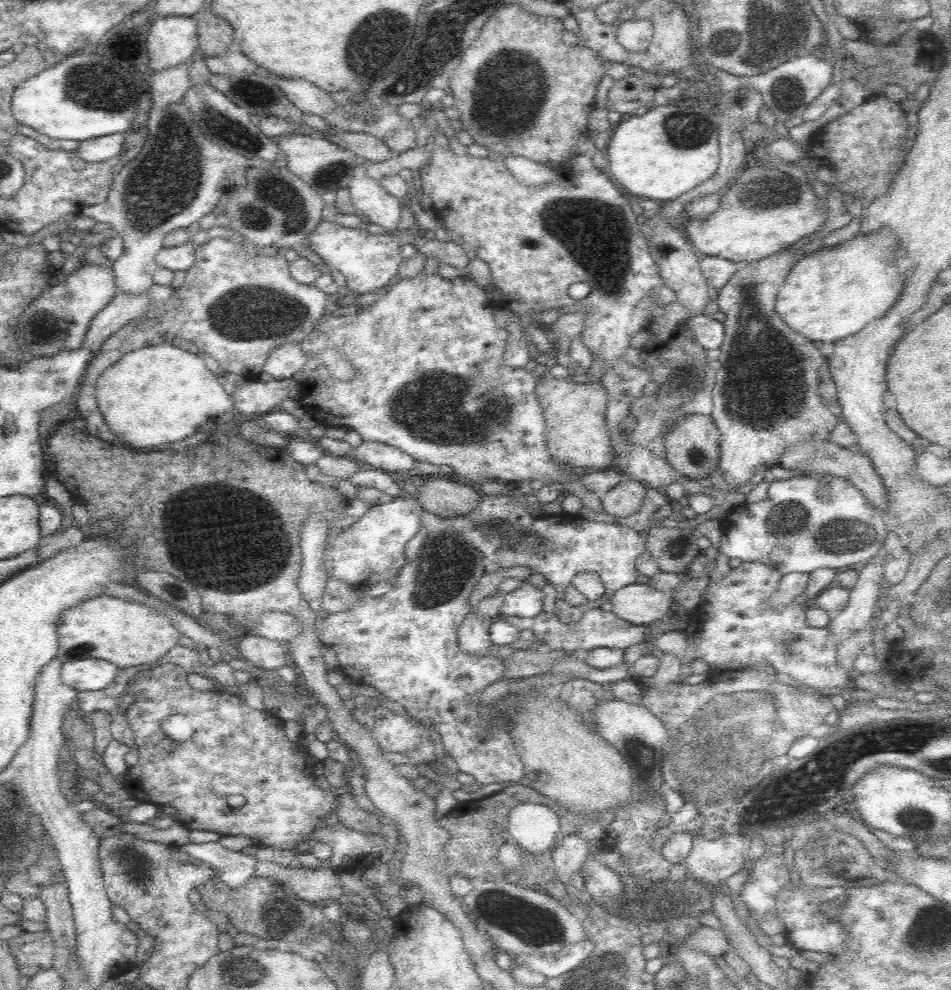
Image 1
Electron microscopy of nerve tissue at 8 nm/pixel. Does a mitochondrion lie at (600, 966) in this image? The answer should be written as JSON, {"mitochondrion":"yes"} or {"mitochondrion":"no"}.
{"mitochondrion":"yes"}

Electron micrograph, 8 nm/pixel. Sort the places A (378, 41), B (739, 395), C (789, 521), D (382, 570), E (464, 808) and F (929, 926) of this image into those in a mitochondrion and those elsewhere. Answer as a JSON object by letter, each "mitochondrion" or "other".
{"A":"mitochondrion","B":"mitochondrion","C":"mitochondrion","D":"other","E":"other","F":"mitochondrion"}

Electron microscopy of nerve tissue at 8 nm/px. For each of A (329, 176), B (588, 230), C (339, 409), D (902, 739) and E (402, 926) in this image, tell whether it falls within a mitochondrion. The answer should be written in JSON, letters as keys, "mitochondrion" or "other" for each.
{"A":"other","B":"mitochondrion","C":"other","D":"mitochondrion","E":"other"}

